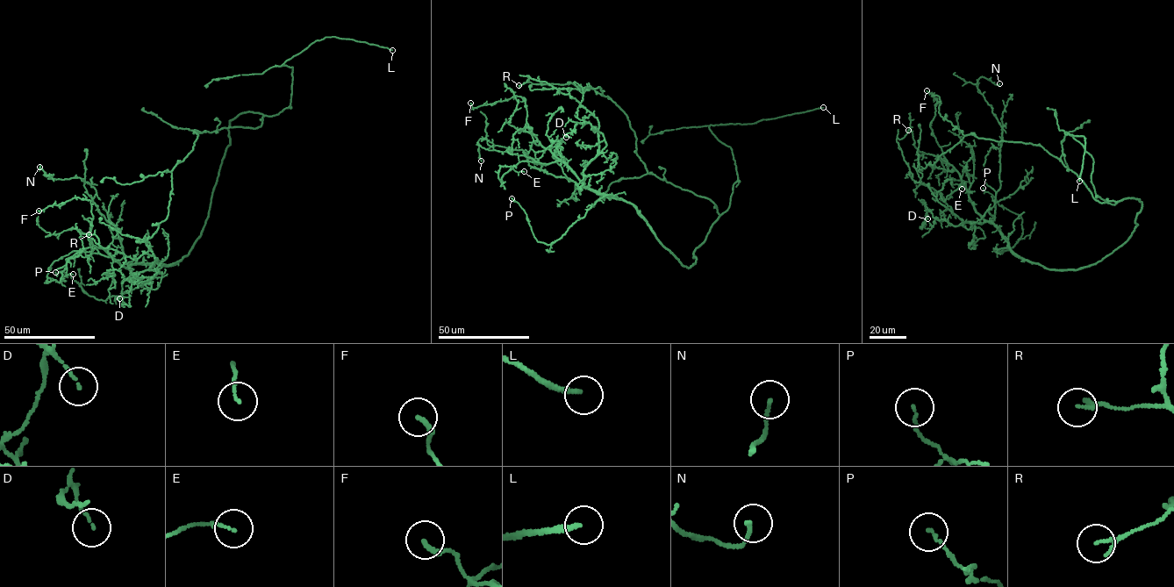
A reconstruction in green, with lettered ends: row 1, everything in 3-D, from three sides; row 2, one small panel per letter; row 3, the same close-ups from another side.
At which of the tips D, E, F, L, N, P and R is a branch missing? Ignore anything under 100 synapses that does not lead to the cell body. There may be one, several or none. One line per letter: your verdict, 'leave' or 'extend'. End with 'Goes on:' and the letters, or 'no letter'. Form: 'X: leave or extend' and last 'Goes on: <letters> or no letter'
D: leave
E: leave
F: leave
L: extend
N: leave
P: leave
R: leave
Goes on: L

